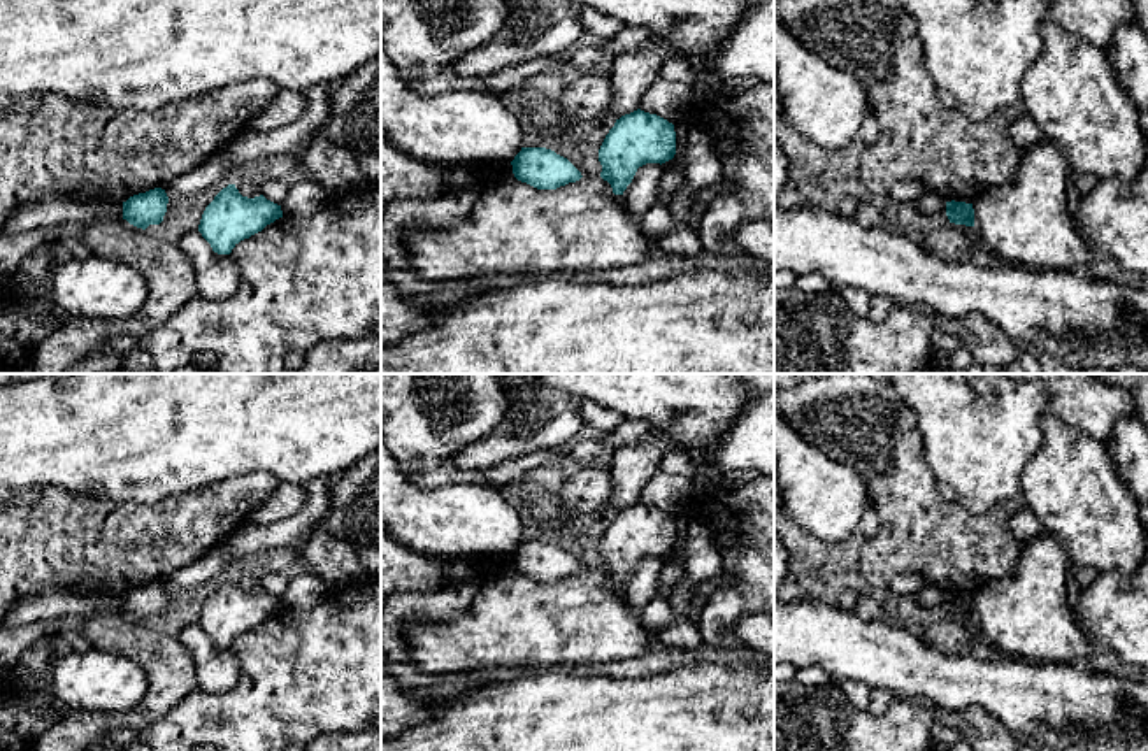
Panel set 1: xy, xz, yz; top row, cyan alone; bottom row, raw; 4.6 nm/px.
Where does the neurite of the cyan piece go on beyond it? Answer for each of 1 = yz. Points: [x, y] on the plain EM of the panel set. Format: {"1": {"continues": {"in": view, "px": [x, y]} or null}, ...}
{"1": {"continues": null}}

